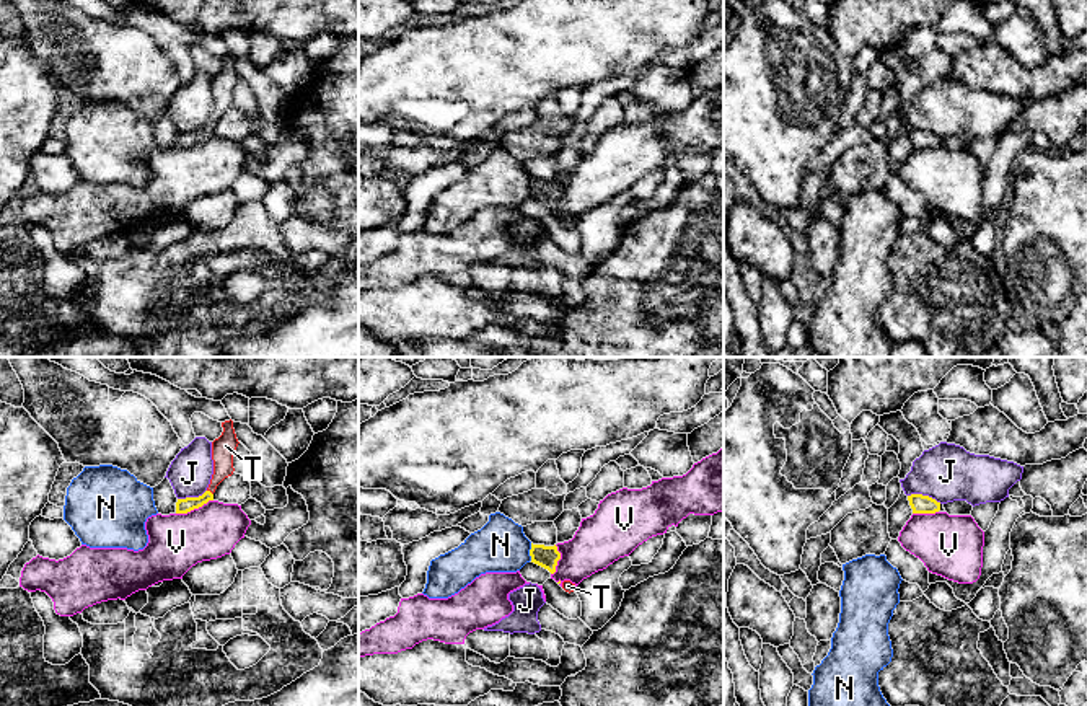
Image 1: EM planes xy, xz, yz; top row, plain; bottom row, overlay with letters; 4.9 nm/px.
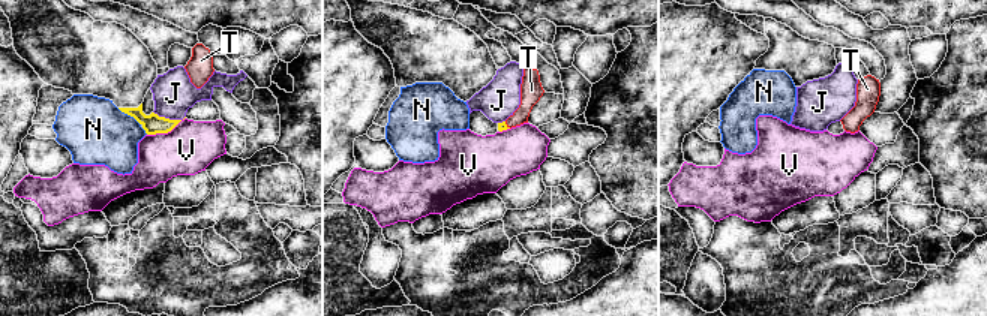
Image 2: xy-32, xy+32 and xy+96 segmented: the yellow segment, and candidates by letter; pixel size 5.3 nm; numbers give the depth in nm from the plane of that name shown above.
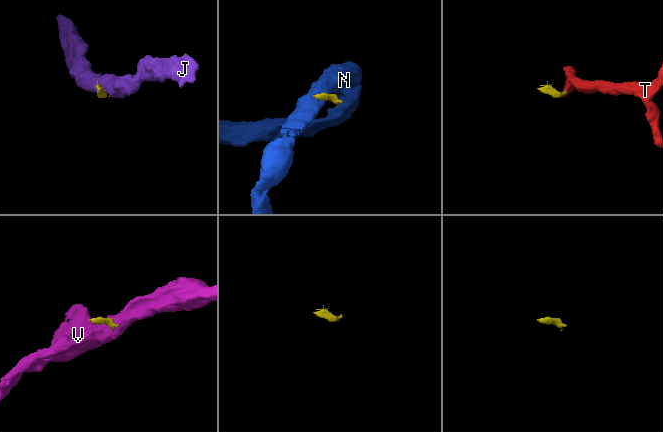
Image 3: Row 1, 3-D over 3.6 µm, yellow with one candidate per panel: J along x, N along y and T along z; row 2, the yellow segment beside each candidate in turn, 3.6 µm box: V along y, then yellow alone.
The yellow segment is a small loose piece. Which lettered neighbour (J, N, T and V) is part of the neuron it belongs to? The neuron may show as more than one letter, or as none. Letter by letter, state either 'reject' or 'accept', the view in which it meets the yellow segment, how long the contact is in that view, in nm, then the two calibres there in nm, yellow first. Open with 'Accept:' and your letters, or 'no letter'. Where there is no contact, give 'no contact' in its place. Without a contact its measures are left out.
Accept: T
J: reject; contact in yz; length 170 nm; calibres 100 and 280 nm
N: reject; contact in xz; length 90 nm; calibres 110 and 260 nm
T: accept; contact in xy; length 40 nm; calibres 80 and 120 nm
V: reject; contact in xy; length 200 nm; calibres 80 and 280 nm

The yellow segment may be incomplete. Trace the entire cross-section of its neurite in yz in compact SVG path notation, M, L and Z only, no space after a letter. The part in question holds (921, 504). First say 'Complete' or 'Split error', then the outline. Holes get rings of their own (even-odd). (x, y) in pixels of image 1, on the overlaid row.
Complete. M911 494L908 496L913 514L935 514L940 510L940 502L929 496Z

